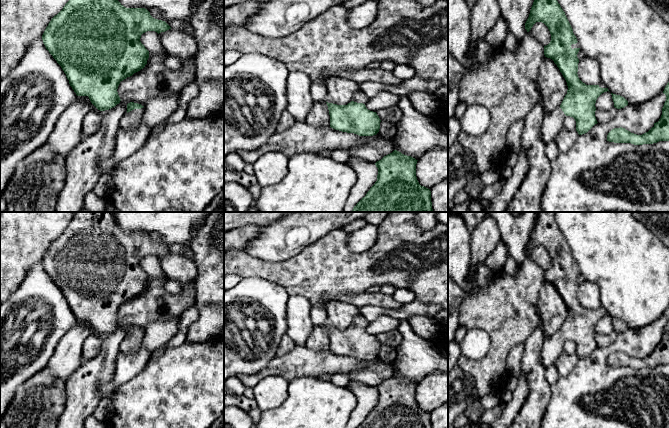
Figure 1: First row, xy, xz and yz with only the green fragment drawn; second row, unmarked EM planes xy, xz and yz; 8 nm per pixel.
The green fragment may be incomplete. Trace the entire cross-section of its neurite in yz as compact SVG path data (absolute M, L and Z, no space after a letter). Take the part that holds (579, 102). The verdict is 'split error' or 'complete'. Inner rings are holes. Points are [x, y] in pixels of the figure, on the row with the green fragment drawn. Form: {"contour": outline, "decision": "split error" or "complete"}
{"contour": "M534 0L525 23L527 32L536 22L542 22L548 27L551 41L544 46L544 55L554 61L568 86L561 105L542 119L541 139L547 145L555 140L564 127L566 116L575 119L579 135L587 133L598 123L595 117L597 98L609 90L599 85L586 85L579 79L577 54L580 48L571 48L571 45L578 41L557 0Z", "decision": "split error"}

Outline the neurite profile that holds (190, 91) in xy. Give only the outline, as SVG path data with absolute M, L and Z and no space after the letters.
M195 80L185 85L183 90L180 92L178 106L174 111L174 113L168 119L163 121L161 124L155 125L152 128L151 133L148 136L147 140L151 136L159 133L167 124L178 123L182 121L184 118L186 118L188 103L192 99L194 99L197 96L197 94L198 94L198 85L195 82Z

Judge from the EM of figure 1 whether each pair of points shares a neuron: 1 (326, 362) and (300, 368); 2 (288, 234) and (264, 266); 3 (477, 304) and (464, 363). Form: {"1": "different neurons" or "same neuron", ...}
{"1": "same neuron", "2": "different neurons", "3": "same neuron"}

